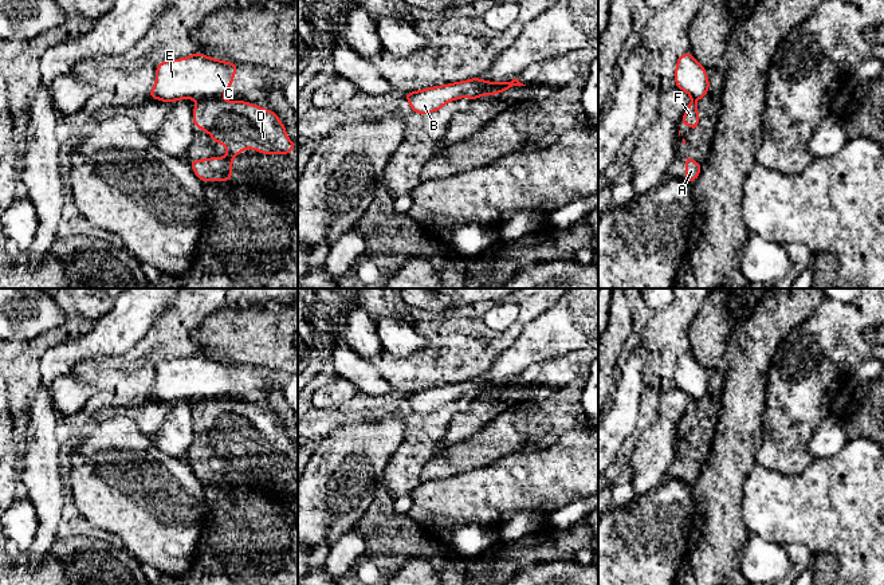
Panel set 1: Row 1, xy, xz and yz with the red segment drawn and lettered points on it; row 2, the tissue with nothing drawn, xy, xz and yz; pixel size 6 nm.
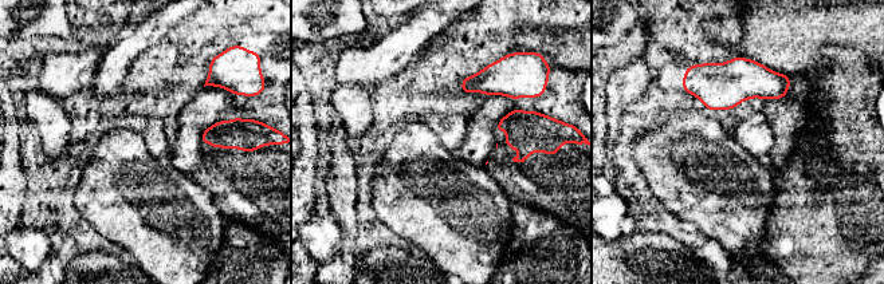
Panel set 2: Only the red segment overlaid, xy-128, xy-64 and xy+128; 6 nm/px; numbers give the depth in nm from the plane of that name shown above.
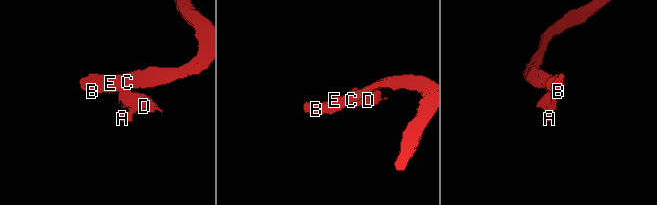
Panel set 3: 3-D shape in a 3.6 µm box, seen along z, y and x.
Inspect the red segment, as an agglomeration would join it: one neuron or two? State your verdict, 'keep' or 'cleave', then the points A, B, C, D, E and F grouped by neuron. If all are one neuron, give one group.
cleave; A D F / B C E

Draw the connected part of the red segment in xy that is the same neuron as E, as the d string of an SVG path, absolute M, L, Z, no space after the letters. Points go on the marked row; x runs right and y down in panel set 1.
M201 52L157 64L156 82L148 97L162 102L212 99L228 93L237 64Z

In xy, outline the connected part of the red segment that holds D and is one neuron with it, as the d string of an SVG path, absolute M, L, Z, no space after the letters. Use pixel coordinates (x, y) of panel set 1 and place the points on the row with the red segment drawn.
M220 98L200 99L193 109L193 127L212 136L215 144L223 144L228 152L225 157L211 157L189 161L195 174L203 181L231 181L232 161L236 154L244 149L255 149L262 154L283 154L287 156L292 149L298 148L286 133L286 126L280 122L275 111L263 109L258 105L244 101L224 101Z

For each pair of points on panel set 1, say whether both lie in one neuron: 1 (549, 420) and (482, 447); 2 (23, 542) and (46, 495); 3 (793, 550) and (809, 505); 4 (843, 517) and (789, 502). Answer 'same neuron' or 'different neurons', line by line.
1: same neuron
2: different neurons
3: same neuron
4: same neuron

